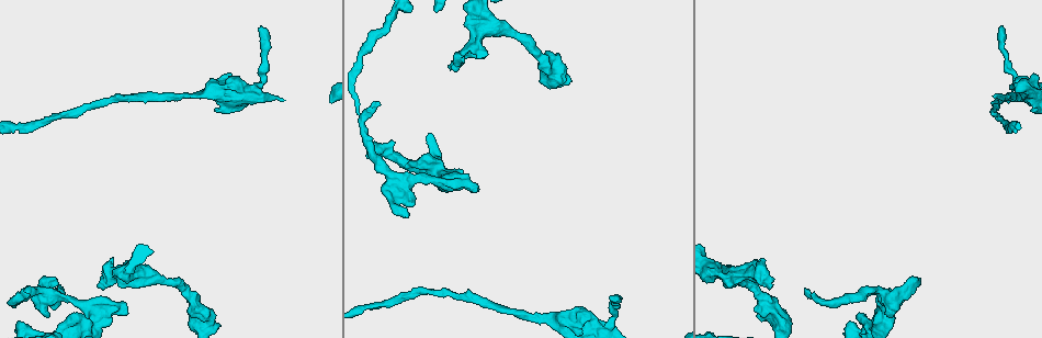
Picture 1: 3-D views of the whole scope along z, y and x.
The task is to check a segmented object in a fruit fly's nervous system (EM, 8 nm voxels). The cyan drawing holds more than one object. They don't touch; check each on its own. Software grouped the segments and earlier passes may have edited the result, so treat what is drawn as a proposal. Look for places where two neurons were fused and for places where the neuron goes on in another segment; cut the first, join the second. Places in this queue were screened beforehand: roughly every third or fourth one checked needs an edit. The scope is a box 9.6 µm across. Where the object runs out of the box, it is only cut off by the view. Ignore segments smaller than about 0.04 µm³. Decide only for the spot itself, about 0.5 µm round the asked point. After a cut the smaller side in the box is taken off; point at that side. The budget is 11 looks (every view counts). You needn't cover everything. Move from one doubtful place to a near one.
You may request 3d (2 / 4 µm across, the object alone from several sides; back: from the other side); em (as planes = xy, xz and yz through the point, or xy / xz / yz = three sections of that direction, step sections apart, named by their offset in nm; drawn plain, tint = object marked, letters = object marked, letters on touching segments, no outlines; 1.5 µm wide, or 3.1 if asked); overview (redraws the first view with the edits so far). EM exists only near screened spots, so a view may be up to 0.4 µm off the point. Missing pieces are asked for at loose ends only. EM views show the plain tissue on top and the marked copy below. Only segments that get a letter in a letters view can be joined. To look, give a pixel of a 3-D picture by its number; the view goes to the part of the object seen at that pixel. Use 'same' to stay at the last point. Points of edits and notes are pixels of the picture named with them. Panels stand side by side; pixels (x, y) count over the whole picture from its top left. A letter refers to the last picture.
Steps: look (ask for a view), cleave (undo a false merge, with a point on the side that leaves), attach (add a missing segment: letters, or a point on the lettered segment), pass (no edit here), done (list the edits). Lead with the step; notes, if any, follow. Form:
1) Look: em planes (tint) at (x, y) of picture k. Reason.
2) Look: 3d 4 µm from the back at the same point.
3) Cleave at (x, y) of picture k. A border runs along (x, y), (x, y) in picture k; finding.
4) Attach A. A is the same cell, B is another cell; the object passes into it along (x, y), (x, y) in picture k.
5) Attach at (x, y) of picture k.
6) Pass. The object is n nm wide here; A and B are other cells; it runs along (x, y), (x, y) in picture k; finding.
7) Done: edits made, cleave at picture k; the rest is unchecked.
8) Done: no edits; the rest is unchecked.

Look: 3d 2 µm at (30, 294) of picture 1. End of a long branch.

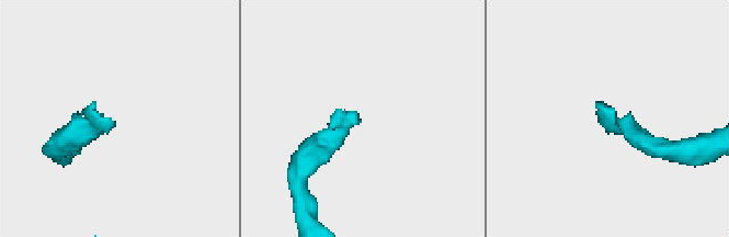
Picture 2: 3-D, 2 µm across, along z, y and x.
Look: em planes (letters) at (111, 121) of picture 2.

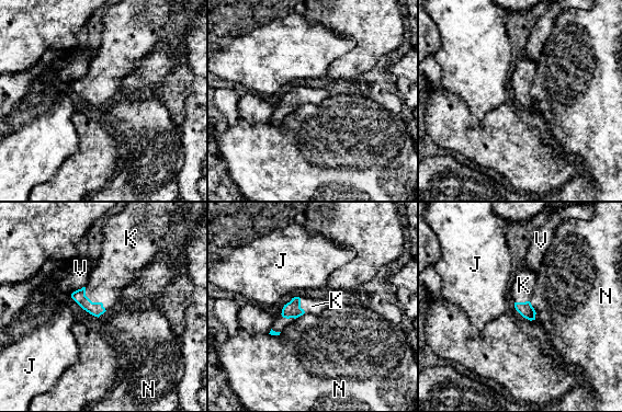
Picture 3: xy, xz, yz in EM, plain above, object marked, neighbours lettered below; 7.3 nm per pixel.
Attach K. The object is 100 nm wide here; K is the same cell, J, N and V are other cells; the object passes into it along (97, 309), (93, 302), (112, 274) in picture 3; it goes on there.

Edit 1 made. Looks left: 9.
Look: overview. Redraw.

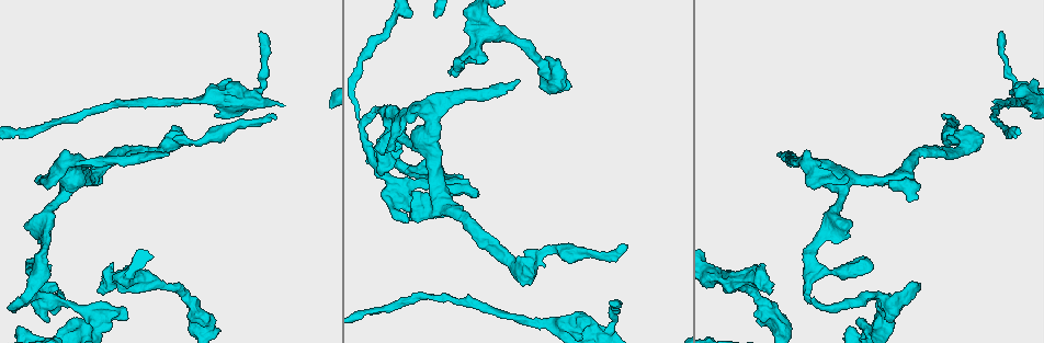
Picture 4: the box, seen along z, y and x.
Look: 3d 4 µm at (396, 149) of picture 4. An open end.

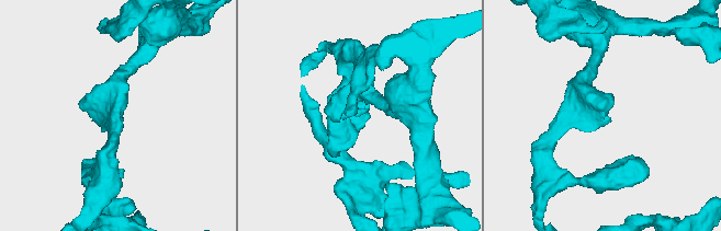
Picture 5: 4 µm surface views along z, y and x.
Look: em xz step 8 (tint) at (361, 114) of picture 5. The arms are 220, 260 nm wide; need the tissue.

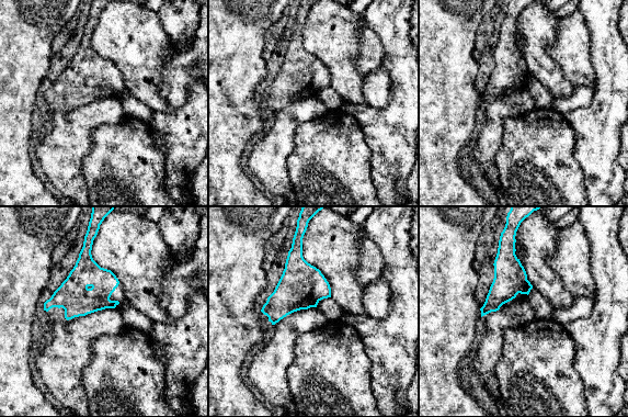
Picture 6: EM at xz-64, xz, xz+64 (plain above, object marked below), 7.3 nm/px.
Look: em planes (letters) at the same point.

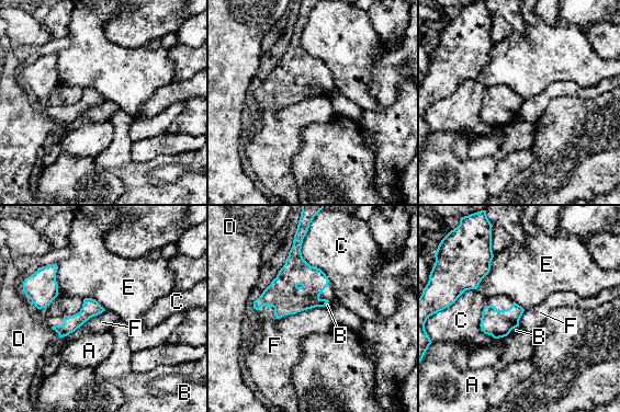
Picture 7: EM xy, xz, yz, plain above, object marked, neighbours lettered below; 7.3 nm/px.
Pass. A, B, C, D, E and F are other cells; a border runs along (324, 306), (315, 306), (277, 319) in picture 7; no lettered segment goes on from it.

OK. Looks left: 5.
Look: 3d 4 µm at (99, 291) of picture 4. Free end.

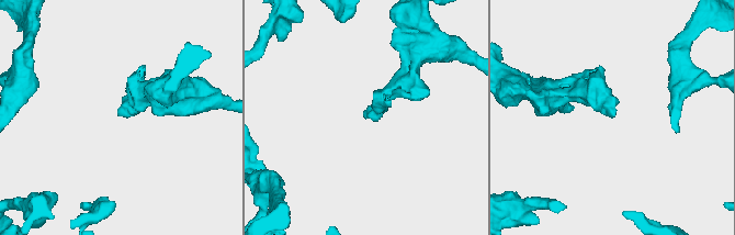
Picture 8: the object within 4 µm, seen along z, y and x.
Look: em xz step 8 (letters) at (118, 112) of picture 8. Need the tissue.

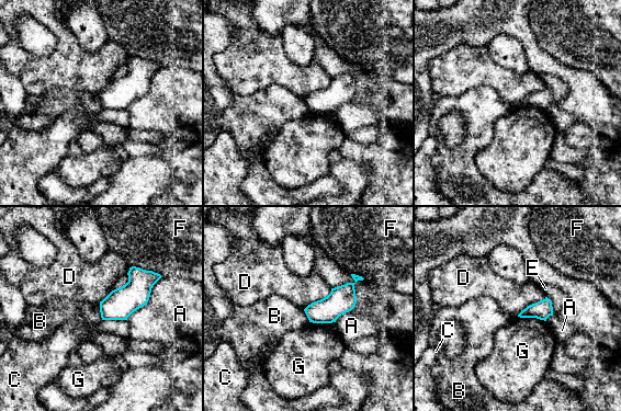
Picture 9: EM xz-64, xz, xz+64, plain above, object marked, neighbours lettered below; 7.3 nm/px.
Pass. A, B, C, D, E, F and G are other cells; a border runs along (331, 288), (303, 309) in picture 9; none of them fits.

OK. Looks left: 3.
Look: 3d 2 µm at (272, 113) of picture 4. Free end.

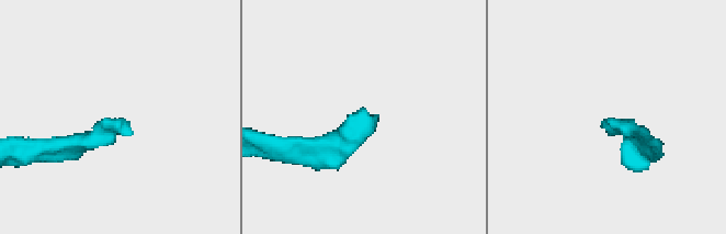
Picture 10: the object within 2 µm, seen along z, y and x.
Look: em xy step 4 (letters) at (604, 121) of picture 10.

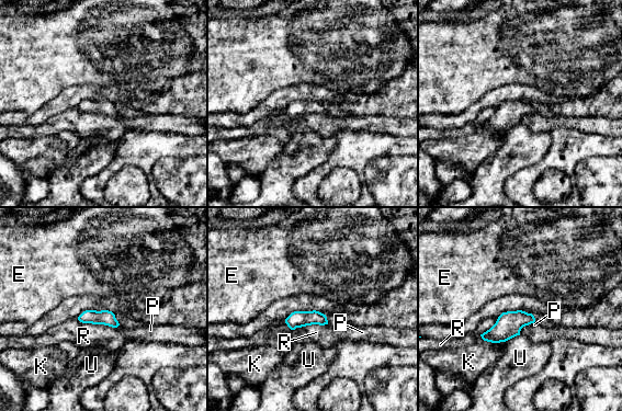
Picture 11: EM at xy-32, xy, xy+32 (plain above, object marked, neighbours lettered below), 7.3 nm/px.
Look: em planes (letters) at the same point. Another direction.

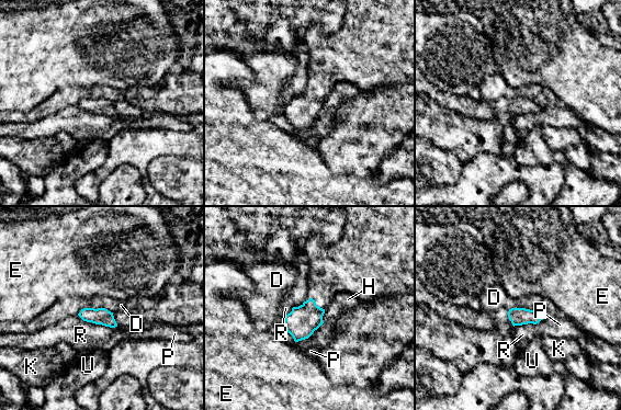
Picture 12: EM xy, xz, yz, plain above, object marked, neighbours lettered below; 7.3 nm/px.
Pass. The object is 130 nm wide here; D, E, H, K, P, R and U are other cells; a border runs along (516, 306), (509, 309) in picture 12; none of them fits.

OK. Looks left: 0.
Done: edits made, attach at picture 3; the rest is unchecked.

